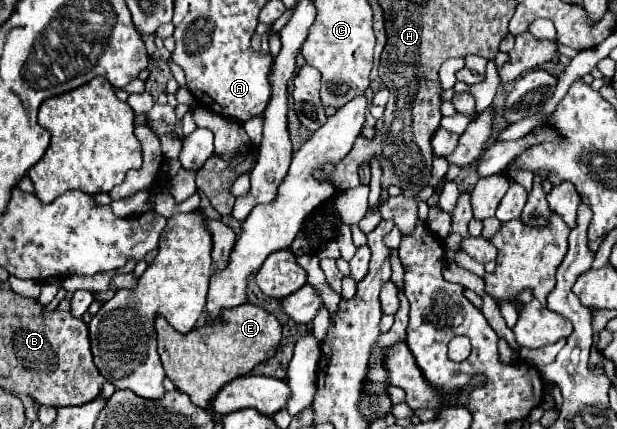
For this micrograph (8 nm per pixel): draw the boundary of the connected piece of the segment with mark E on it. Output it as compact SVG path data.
M244 303L224 313L222 321L214 319L208 325L192 329L188 335L180 335L164 317L156 317L158 353L166 375L172 379L178 391L186 393L196 407L210 411L214 395L232 379L250 373L258 363L274 357L282 339L280 321L258 305Z

